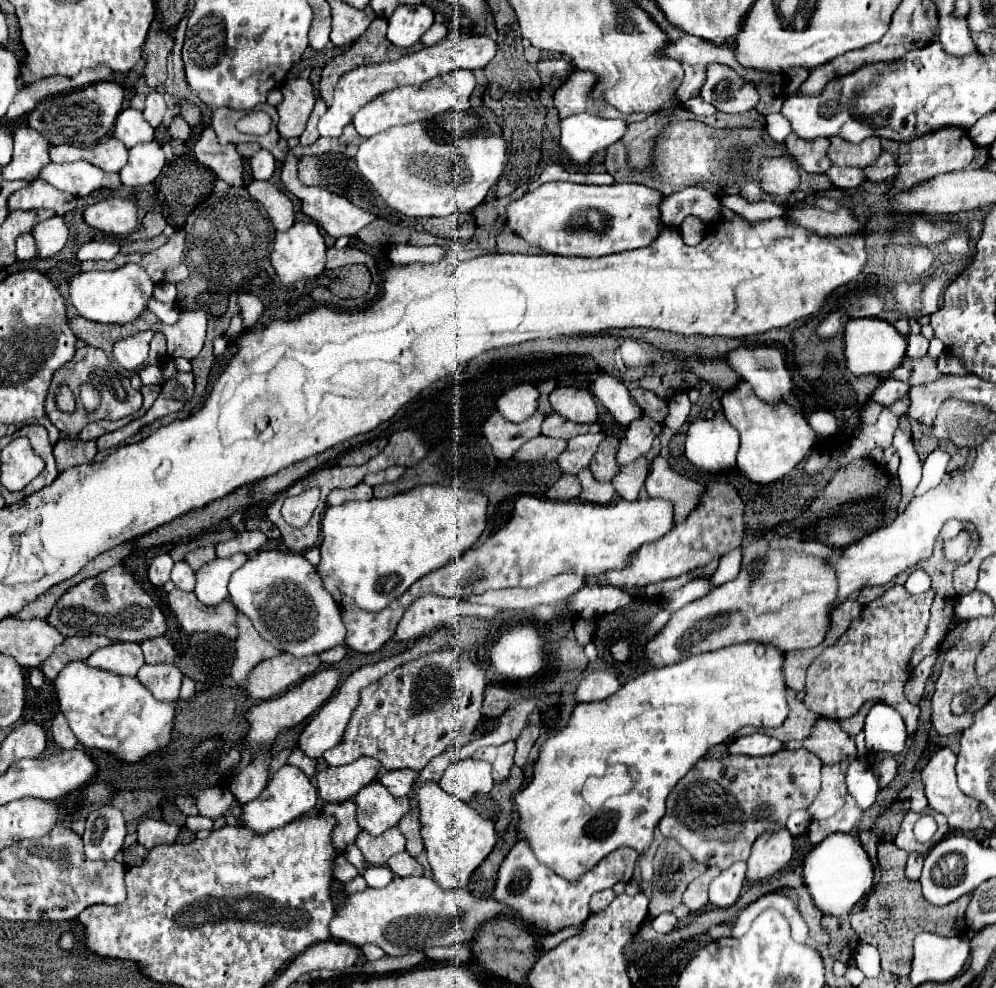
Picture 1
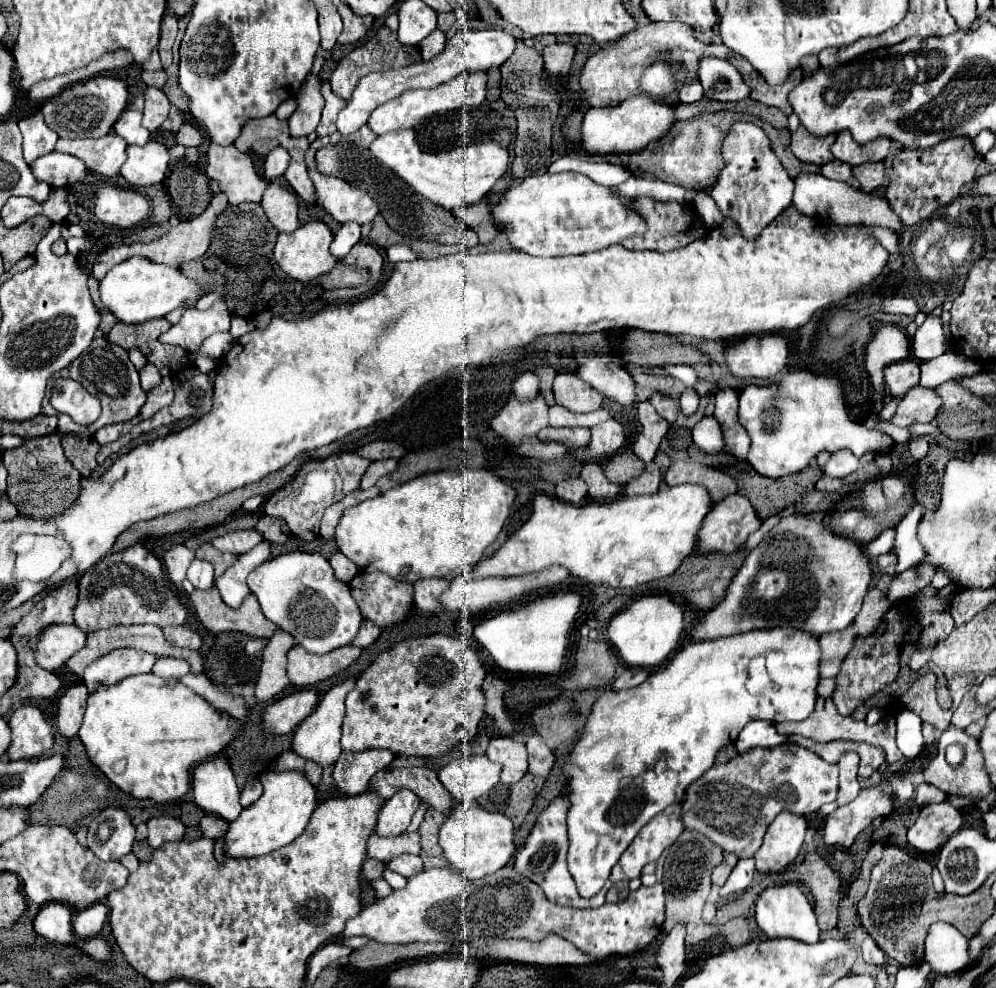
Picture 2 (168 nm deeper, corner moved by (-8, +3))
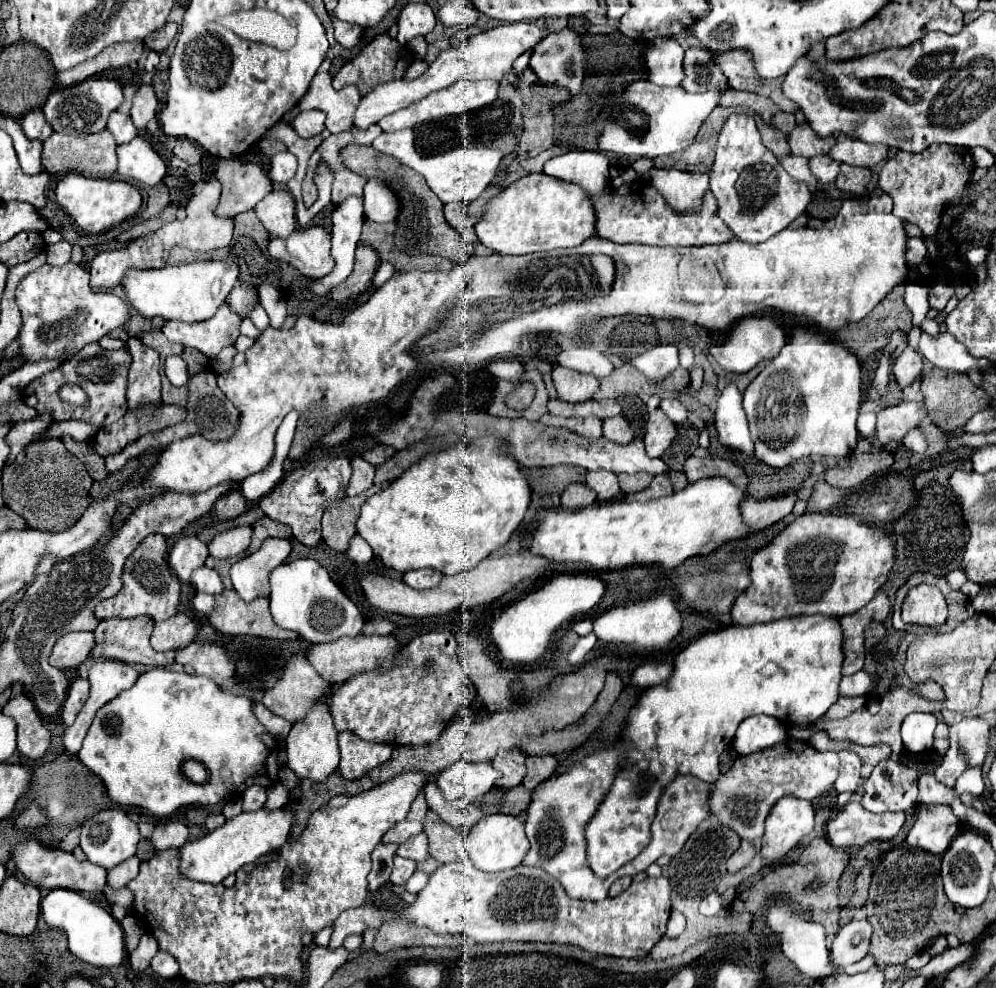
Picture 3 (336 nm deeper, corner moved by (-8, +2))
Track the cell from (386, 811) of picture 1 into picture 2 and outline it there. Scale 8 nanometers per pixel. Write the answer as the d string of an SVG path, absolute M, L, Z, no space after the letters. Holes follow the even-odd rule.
M397 790L379 810L375 834L379 836L399 836L411 824L415 810L421 800L411 790Z

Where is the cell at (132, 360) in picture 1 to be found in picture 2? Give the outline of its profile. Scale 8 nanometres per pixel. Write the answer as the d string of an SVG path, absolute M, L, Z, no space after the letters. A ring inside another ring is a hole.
M217 300L209 310L203 312L191 308L183 314L183 318L177 324L171 326L169 332L161 336L161 342L169 342L193 352L213 332L229 330L229 320L231 316L223 300Z

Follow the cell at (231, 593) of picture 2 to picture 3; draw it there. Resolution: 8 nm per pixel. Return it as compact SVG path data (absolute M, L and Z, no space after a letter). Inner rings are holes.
M265 539L259 551L239 559L231 567L231 581L243 601L269 595L269 573L283 565L291 553L291 541Z

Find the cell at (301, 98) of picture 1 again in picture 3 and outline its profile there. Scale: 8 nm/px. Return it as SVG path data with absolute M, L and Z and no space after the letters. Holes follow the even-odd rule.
M305 111L299 113L293 121L293 129L299 133L299 137L309 139L319 135L325 129L325 113L321 111Z

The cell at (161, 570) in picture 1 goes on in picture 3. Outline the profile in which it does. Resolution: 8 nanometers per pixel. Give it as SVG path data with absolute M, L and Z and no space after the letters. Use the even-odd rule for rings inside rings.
M187 535L177 539L173 549L169 551L169 565L173 573L187 583L191 573L205 563L207 555L207 545L201 543L195 535Z

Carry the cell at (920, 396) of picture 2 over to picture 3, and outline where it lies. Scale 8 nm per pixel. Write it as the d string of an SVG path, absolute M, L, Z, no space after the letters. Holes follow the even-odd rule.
M905 401L877 413L877 431L875 437L881 445L897 443L905 437L907 431L915 429L921 423L927 407L923 401Z

